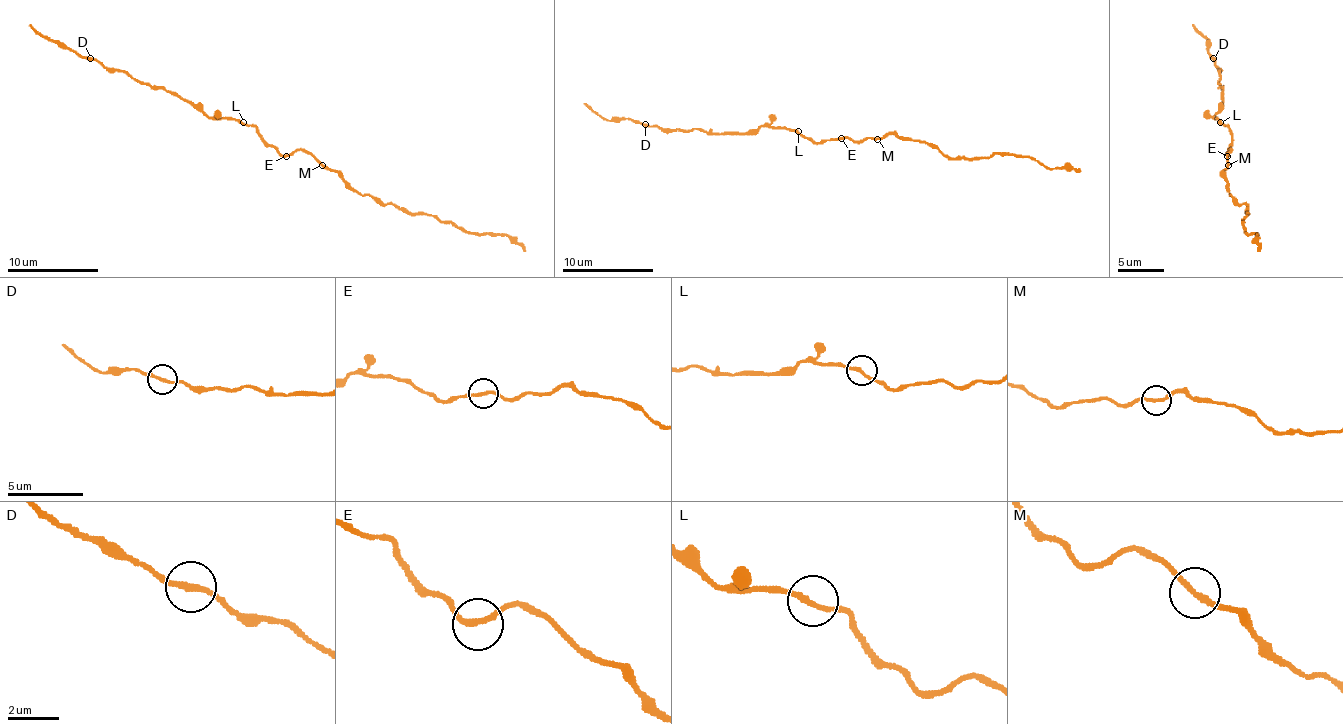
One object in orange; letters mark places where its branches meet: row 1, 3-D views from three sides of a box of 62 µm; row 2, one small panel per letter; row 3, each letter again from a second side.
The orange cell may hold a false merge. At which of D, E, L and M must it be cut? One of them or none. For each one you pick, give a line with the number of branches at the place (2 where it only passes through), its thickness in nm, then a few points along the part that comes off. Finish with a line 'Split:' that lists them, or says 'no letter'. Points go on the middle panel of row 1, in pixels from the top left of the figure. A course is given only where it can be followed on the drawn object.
M: branches 2; calibre 200 nm; course (878, 138), (889, 134), (923, 140), (953, 159), (1010, 154), (1033, 159), (1049, 168), (1081, 170)
Split: M

